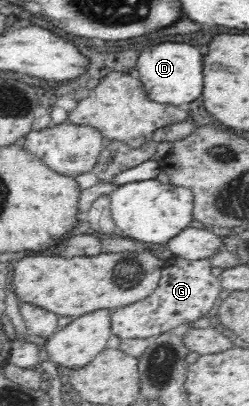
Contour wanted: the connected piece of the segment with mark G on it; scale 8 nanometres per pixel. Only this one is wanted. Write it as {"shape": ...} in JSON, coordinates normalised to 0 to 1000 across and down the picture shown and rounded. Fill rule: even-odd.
{"shape":[[[719,631],[687,638],[655,660],[639,702],[594,734],[446,766],[446,820],[478,835],[614,835],[618,828],[639,823],[723,813],[727,803],[831,776],[847,761],[871,754],[880,719],[892,717],[884,680],[855,677],[847,660],[851,653],[839,638],[755,640]]]}

